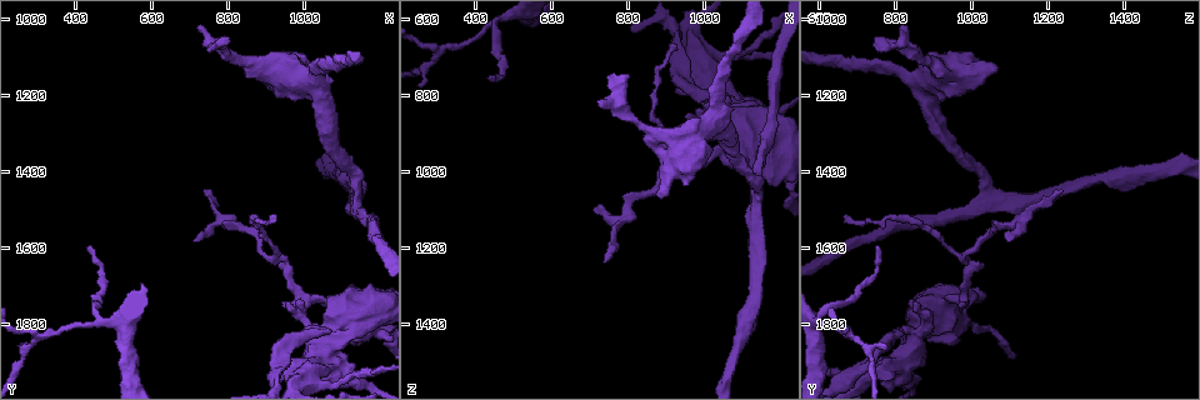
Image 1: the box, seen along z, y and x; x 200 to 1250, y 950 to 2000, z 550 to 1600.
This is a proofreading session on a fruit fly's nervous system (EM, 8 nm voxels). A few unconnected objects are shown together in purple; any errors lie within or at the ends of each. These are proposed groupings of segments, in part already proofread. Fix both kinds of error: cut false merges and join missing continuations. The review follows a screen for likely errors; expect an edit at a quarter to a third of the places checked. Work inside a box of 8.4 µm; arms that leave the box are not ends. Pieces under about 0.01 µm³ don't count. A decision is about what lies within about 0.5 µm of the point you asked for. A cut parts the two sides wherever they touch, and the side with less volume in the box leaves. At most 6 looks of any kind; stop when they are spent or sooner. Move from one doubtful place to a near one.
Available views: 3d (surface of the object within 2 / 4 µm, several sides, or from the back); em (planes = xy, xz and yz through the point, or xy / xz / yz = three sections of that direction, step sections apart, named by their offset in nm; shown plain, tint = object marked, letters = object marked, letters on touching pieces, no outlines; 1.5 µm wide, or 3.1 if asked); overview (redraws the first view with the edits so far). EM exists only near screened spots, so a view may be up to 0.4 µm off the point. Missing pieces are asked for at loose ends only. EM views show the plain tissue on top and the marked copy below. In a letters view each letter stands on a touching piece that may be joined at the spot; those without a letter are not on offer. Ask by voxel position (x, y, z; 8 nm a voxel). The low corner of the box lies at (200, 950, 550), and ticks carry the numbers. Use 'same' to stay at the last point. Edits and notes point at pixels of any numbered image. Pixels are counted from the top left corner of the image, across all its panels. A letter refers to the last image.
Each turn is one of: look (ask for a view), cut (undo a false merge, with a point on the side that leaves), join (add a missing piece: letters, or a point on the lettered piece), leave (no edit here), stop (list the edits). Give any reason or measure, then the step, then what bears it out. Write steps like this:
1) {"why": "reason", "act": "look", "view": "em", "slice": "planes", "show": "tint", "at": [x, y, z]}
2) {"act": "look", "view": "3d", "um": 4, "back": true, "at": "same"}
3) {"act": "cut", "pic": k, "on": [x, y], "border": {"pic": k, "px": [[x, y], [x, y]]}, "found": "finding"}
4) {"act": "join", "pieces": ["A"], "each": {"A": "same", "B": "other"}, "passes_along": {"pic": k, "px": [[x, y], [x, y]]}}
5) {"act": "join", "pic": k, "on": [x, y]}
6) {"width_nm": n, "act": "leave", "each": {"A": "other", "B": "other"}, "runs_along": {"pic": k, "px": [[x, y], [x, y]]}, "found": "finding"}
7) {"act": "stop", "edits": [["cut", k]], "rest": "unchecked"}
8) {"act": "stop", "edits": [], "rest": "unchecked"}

{"why": "an open end", "act": "look", "view": "em", "slice": "xy", "step": 8, "show": "tint", "at": [795, 1060, 755]}

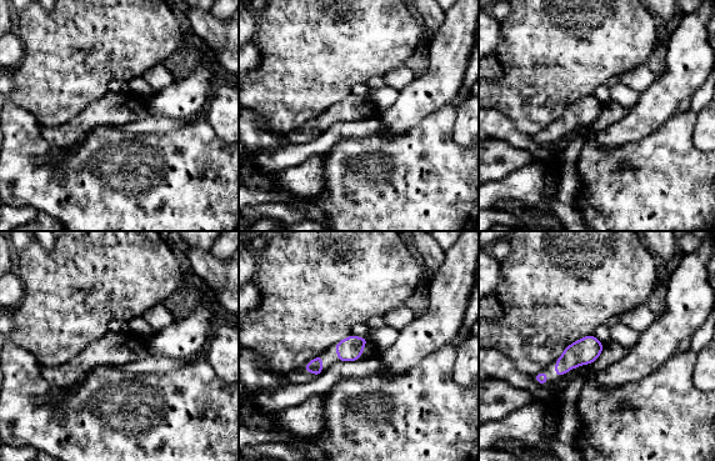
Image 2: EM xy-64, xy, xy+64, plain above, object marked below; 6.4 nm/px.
{"why": "cut it another way", "act": "look", "view": "em", "slice": "yz", "step": 8, "show": "tint", "at": "same"}

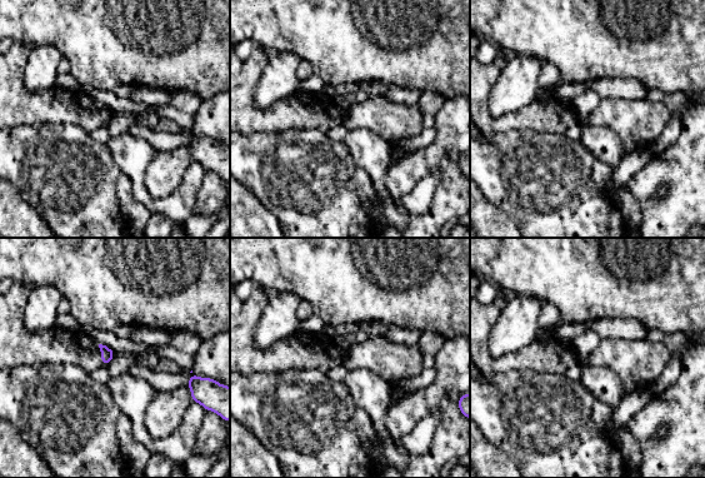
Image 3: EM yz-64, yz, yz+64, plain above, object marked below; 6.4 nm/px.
{"why": "see the neighbours", "act": "look", "view": "em", "slice": "yz", "step": 8, "show": "letters", "at": "same"}

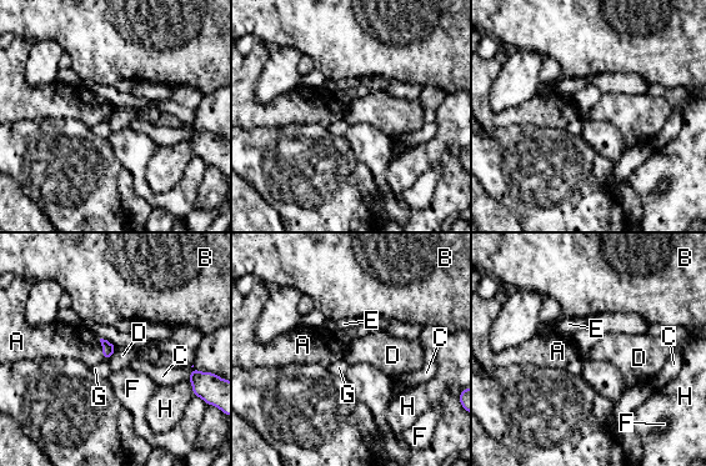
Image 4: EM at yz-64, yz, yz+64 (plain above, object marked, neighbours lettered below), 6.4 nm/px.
{"act": "join", "pieces": ["A"], "each": {"A": "same", "B": "other", "C": "other", "D": "other", "E": "other", "F": "other", "G": "other", "H": "other"}, "passes_along": {"pic": 4, "px": [[108, 347], [103, 349], [70, 341]]}, "found": "the cell continues"}

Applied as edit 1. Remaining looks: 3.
{"act": "look", "view": "overview"}

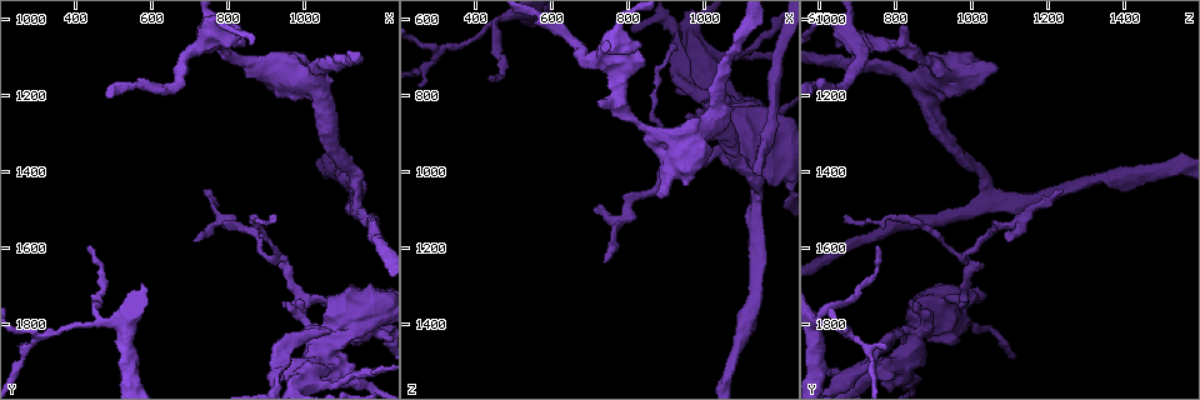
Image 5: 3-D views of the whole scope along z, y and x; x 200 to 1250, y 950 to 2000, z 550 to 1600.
{"why": "a fork", "act": "look", "view": "em", "slice": "planes", "show": "letters", "at": [795, 1545, 1115]}

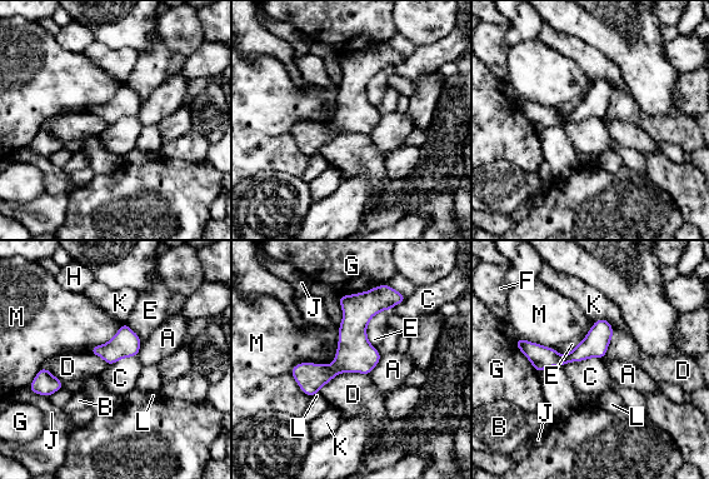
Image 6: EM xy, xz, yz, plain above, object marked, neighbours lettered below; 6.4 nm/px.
{"width_nm": 160, "act": "leave", "each": {"A": "other", "B": "other", "C": "other", "D": "other", "E": "other", "F": "other", "G": "other", "H": "other", "J": "other", "K": "other", "L": "other", "M": "other"}, "runs_along": {"pic": 6, "px": [[380, 292], [309, 392]]}, "found": "one cell here"}

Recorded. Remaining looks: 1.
{"act": "stop", "edits": [["join", 4]], "rest": "unchecked"}

